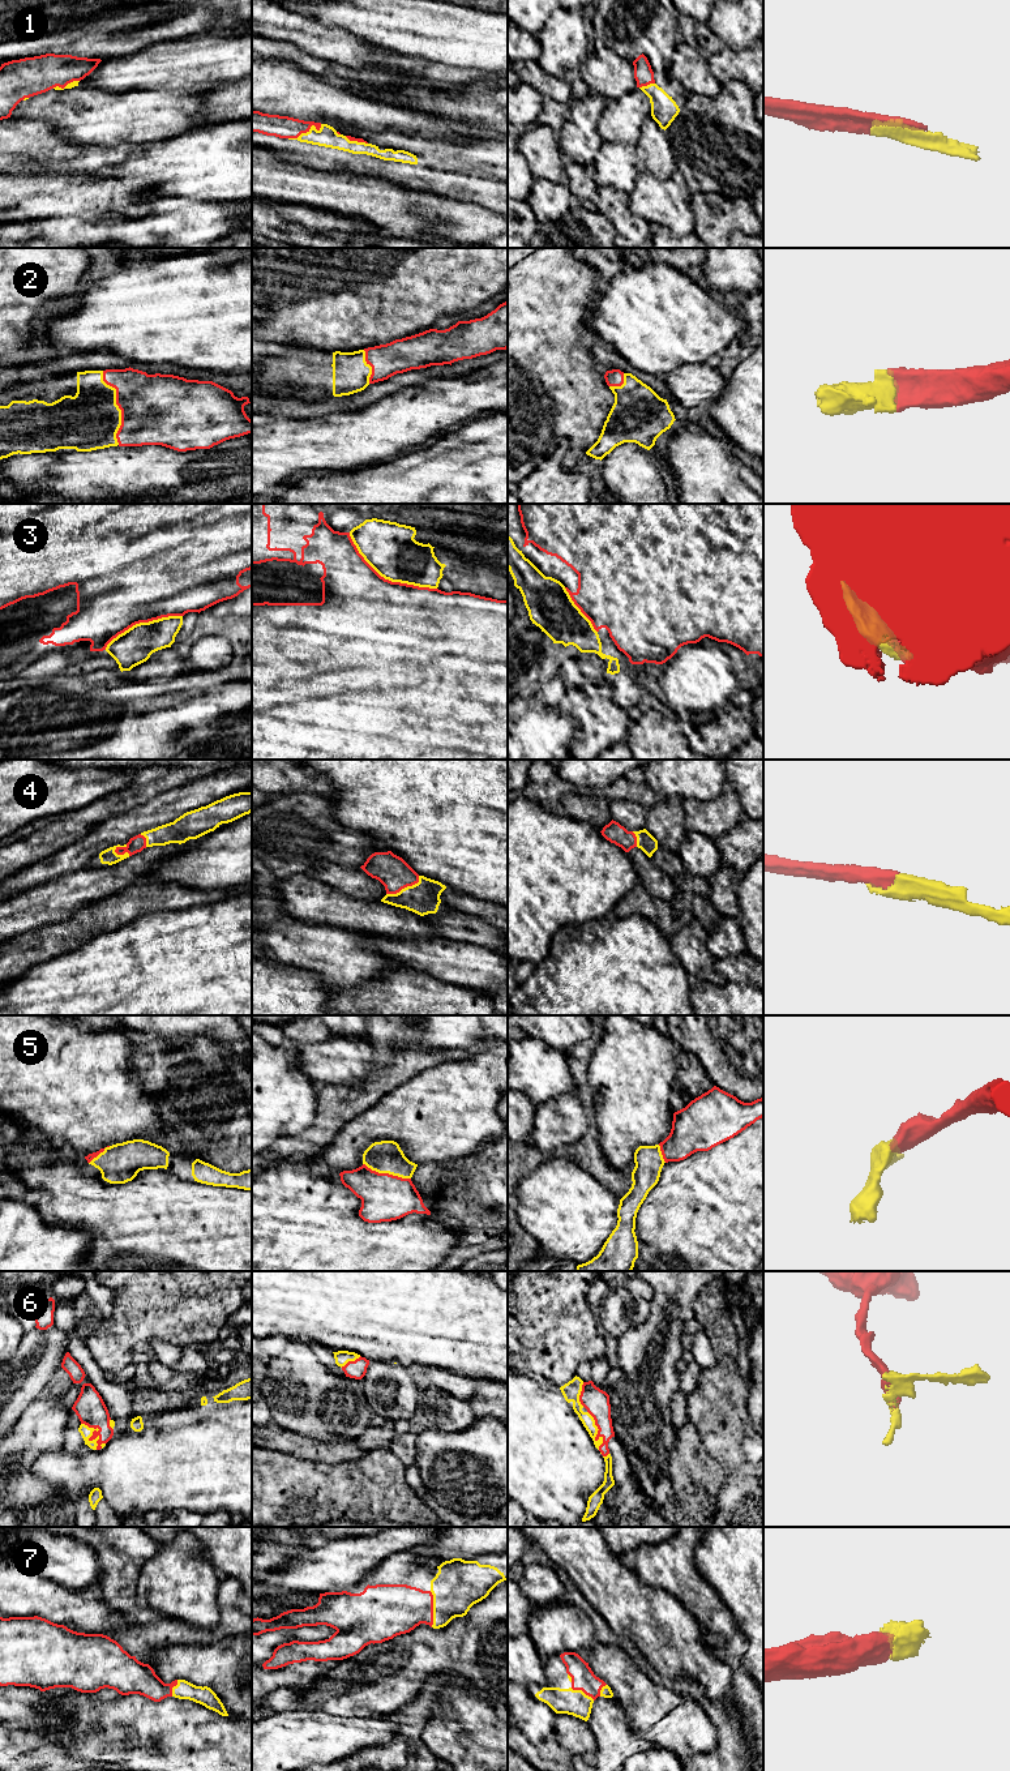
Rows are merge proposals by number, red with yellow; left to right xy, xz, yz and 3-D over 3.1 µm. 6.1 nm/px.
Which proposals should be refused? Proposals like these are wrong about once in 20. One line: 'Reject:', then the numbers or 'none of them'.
Reject: 3

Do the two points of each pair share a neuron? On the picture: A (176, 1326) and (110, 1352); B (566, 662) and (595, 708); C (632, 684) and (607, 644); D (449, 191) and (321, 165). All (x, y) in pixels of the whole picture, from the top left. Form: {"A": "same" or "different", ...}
{"A": "same", "B": "same", "C": "same", "D": "same"}

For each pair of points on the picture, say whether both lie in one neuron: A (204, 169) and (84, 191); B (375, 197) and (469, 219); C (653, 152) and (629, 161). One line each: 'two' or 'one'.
A: two
B: one
C: two

